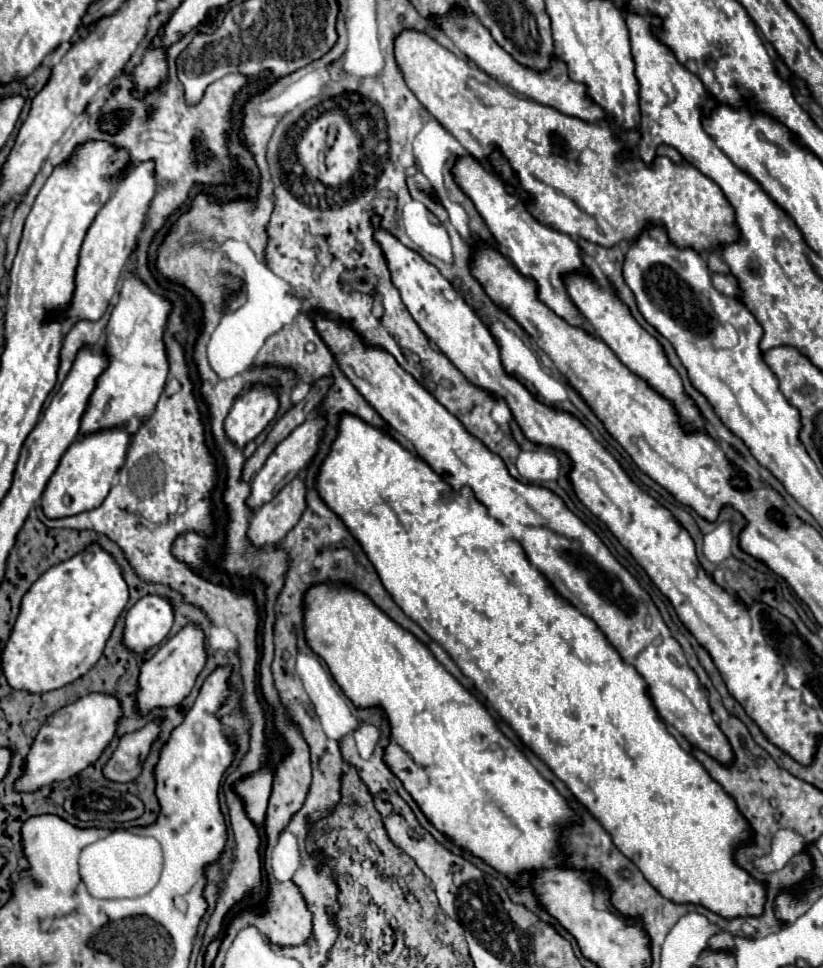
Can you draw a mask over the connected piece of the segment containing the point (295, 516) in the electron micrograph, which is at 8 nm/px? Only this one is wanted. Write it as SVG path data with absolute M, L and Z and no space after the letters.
M294 478L274 500L254 512L246 532L250 544L254 548L276 546L296 526L304 508L304 482Z

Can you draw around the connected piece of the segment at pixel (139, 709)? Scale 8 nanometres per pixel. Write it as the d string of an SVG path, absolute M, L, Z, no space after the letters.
M188 624L164 646L160 646L150 660L142 664L138 676L138 692L136 692L136 714L144 716L154 708L178 706L190 694L196 676L200 674L204 664L206 664L204 634L196 624Z

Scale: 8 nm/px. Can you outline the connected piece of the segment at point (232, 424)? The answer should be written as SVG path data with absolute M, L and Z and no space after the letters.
M272 388L250 390L234 402L224 420L224 434L228 442L236 448L244 448L268 426L268 422L276 416L276 410L278 398Z

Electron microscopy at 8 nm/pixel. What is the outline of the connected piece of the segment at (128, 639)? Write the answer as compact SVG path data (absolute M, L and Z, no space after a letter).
M144 596L126 612L122 642L130 652L144 654L168 636L172 622L174 614L166 598Z

